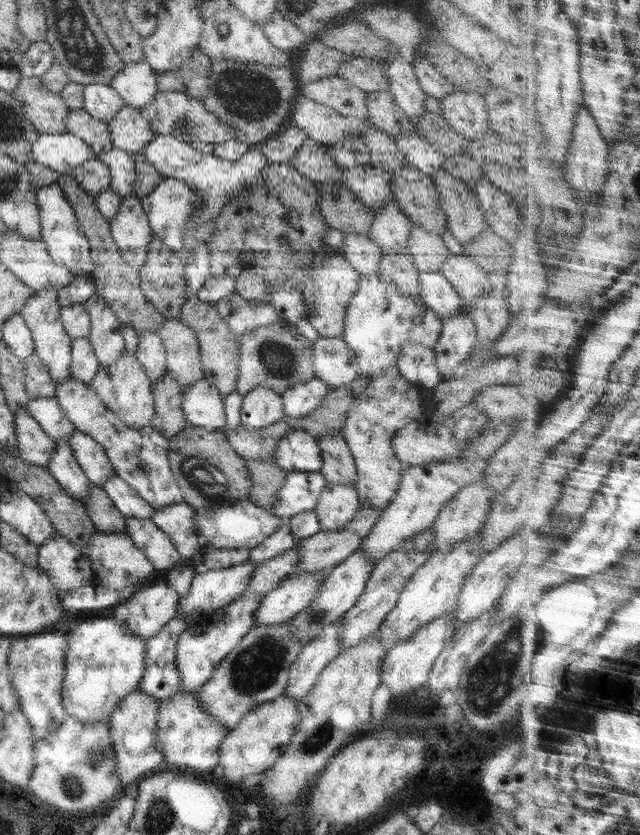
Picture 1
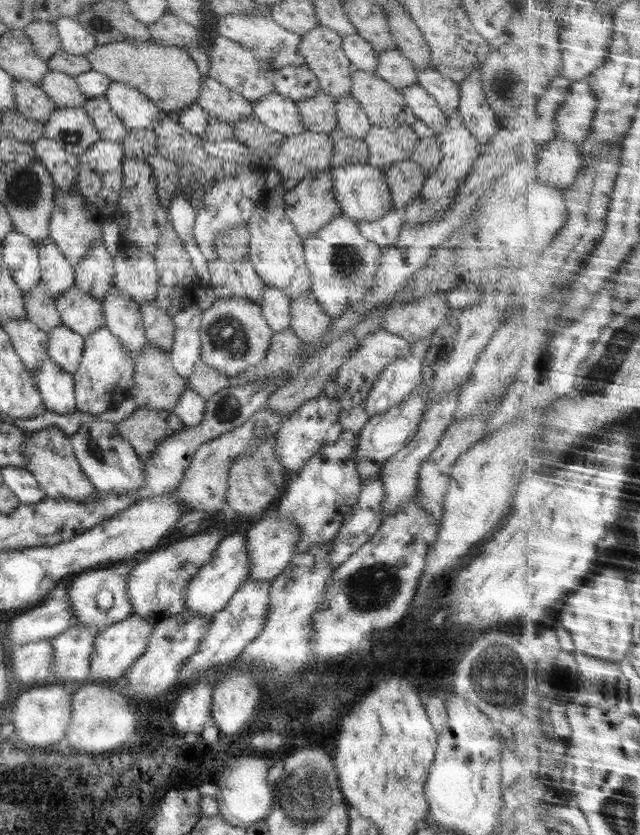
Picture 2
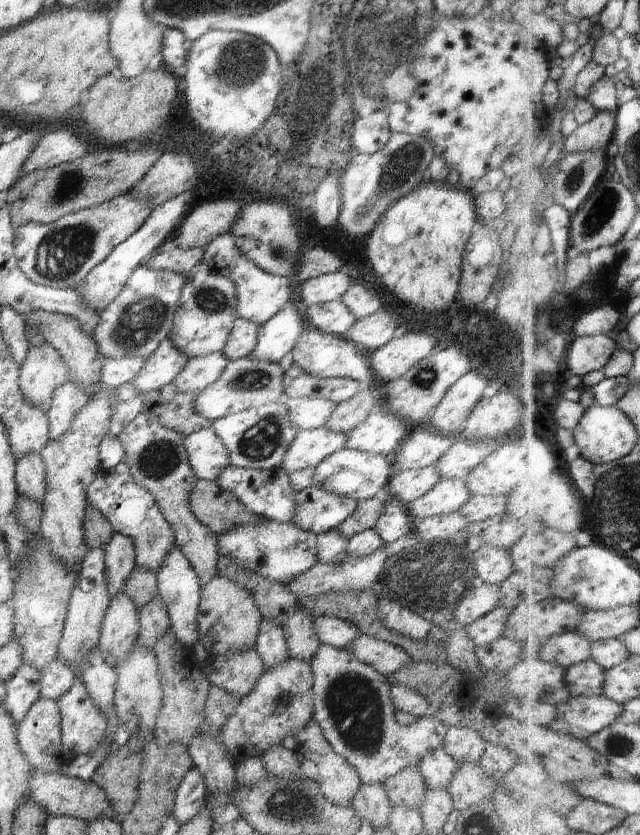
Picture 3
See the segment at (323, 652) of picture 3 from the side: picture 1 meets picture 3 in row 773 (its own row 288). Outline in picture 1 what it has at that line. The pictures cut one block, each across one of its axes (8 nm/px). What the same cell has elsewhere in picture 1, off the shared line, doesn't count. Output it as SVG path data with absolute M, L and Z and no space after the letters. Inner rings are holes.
M380 273L371 276L359 276L359 286L351 299L344 317L343 339L354 352L359 375L374 377L383 372L388 366L396 365L402 345L408 341L434 346L442 330L442 321L420 298L403 296L394 281L383 278Z

